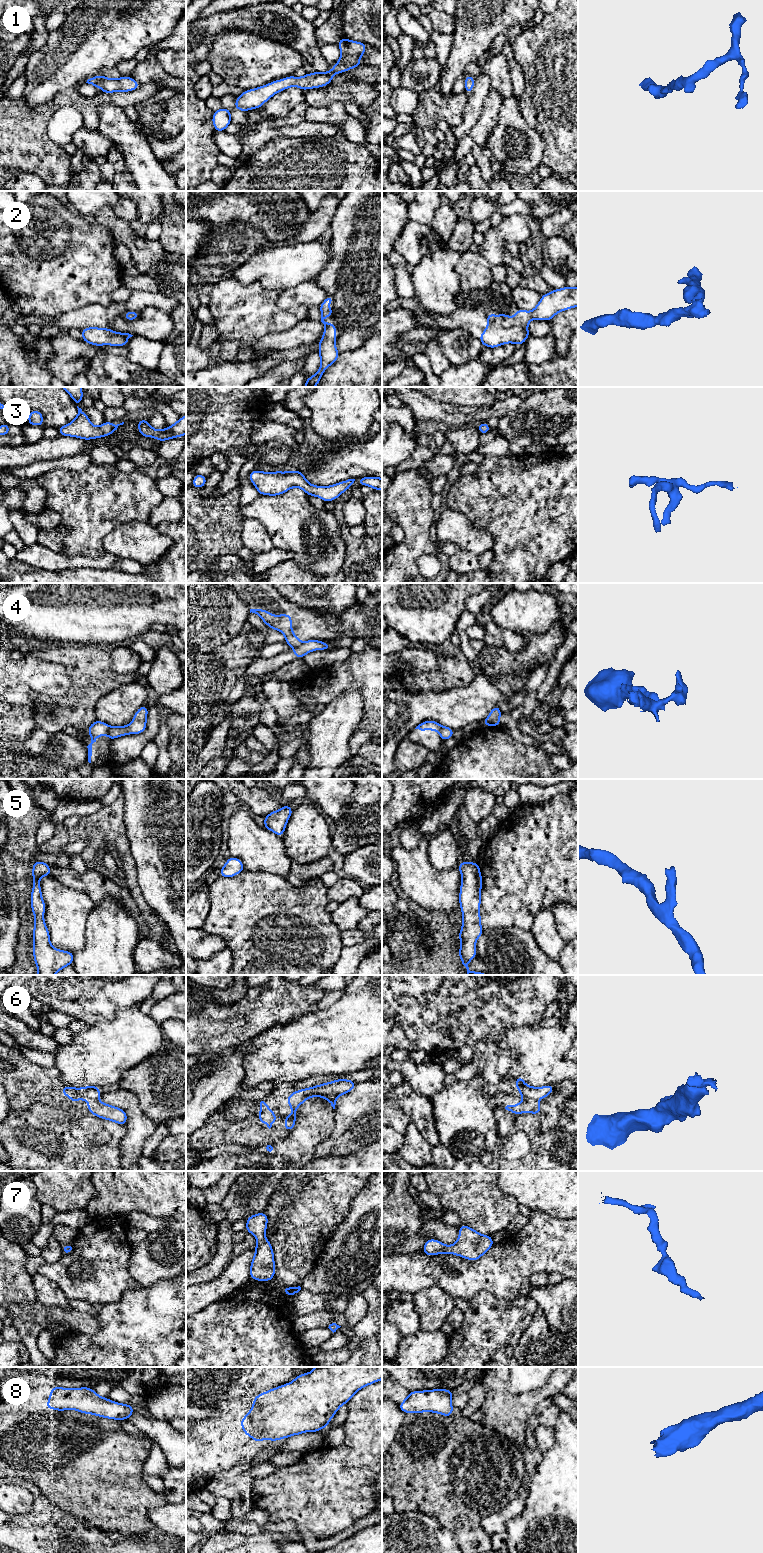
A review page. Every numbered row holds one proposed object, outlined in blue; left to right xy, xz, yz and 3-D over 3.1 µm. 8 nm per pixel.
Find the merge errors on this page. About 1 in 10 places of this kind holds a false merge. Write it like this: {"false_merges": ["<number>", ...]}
{"false_merges": ["4"]}

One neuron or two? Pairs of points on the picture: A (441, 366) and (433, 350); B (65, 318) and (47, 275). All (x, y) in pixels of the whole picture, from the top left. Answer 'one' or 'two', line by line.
A: one
B: two

